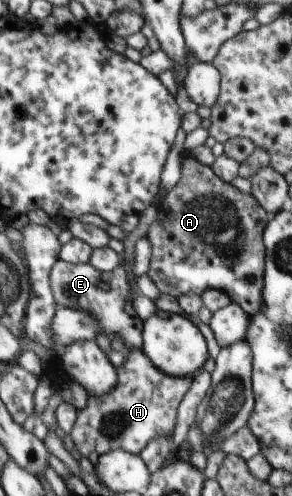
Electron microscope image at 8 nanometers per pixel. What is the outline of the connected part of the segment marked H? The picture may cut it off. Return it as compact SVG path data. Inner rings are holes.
M128 350L127 360L116 369L119 382L110 393L102 397L89 396L85 409L74 409L75 423L71 434L75 448L82 457L88 457L92 451L102 455L115 449L139 454L151 439L160 436L171 437L176 425L178 406L192 383L192 376L175 378L160 371L143 350Z

